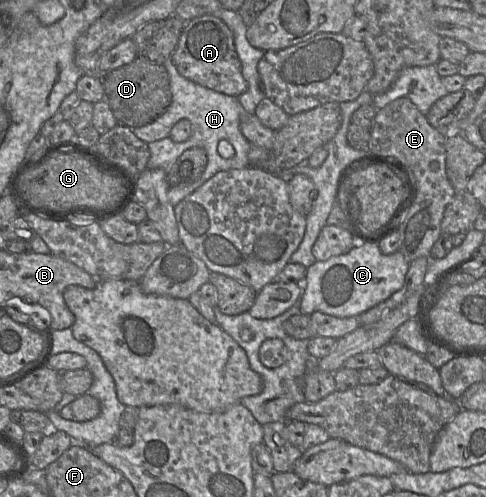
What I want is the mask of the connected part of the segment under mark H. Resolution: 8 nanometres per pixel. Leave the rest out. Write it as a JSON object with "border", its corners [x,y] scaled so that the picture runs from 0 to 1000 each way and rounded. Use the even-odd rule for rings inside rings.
{"border":[[[348,115],[335,129],[348,147],[352,207],[342,223],[313,247],[296,256],[270,260],[286,280],[300,288],[309,288],[348,276],[352,258],[368,241],[387,239],[393,245],[395,268],[403,266],[407,276],[407,292],[399,296],[414,296],[422,302],[426,332],[412,356],[395,368],[350,374],[346,378],[344,394],[350,410],[358,416],[444,348],[471,340],[498,340],[521,334],[510,316],[519,290],[500,272],[494,260],[496,229],[510,225],[504,223],[492,205],[490,193],[469,193],[444,185],[381,157],[366,145],[352,115]],[[461,282],[473,288],[481,300],[477,316],[461,318],[451,308],[451,290]]]}

